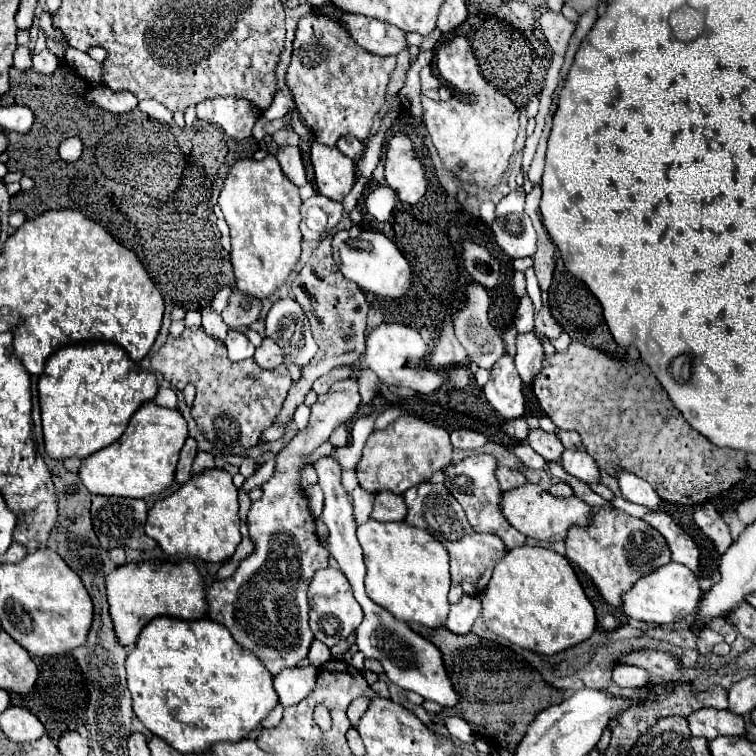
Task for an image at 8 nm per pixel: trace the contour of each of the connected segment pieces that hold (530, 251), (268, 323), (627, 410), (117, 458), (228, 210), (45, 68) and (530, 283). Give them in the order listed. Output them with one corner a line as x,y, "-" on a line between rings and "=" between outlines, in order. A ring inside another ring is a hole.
523,187
511,191
507,197
501,199
501,203
497,205
497,211
495,211
497,219
493,223
493,235
495,235
495,241
497,245
513,259
521,259
521,257
533,257
535,251
537,251
537,237
535,237
535,229
531,225
531,219
529,215
525,213
525,191
=
295,299
273,303
265,317
265,335
283,349
285,359
291,359
299,367
309,363
317,351
307,313
303,313
303,307
=
575,341
575,343
569,345
569,349
567,349
565,353
555,353
553,357
545,357
545,359
543,359
543,371
535,377
535,381
533,381
533,391
535,391
537,399
539,399
541,409
551,417
551,421
553,421
559,429
573,429
573,431
577,431
577,433
581,435
581,441
583,441
583,445
587,447
587,453
597,461
599,469
605,469
607,473
615,475
615,467
621,465
621,467
625,467
627,471
631,471
631,473
635,473
637,477
641,477
641,479
645,479
647,483
651,483
651,487
653,487
653,489
659,493
659,497
665,499
665,501
681,503
681,505
693,505
693,503
699,503
699,501
707,501
707,499
715,497
717,493
721,493
721,491
729,489
731,485
735,485
735,483
741,479
741,475
743,475
745,453
743,453
743,451
725,449
725,447
717,447
717,445
713,445
707,437
703,437
699,431
695,431
695,429
685,421
685,417
681,415
681,411
675,409
675,405
671,403
667,391
661,387
661,383
655,379
655,375
649,371
649,367
647,367
643,361
637,361
635,365
631,365
631,363
627,363
627,361
621,363
621,361
617,361
617,359
607,357
605,353
601,353
601,351
597,351
597,349
591,349
591,347
581,345
581,343
=
155,401
143,403
131,417
125,433
113,445
83,459
79,477
95,495
117,495
143,499
171,487
179,453
187,439
187,423
179,409
167,409
=
269,153
263,161
237,161
223,185
219,205
231,229
231,263
237,291
255,299
271,297
291,275
301,255
299,189
281,175
279,161
=
48,49
32,57
32,68
42,74
52,74
58,67
58,59
=
531,267
525,271
525,275
527,275
527,293
531,297
531,303
535,303
535,313
539,313
539,309
541,309
541,289
537,285
537,279
535,279

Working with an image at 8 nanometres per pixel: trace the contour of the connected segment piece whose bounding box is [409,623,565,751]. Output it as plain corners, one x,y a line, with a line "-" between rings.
416,623
409,625
422,637
433,641
433,645
443,653
443,665
451,677
453,689
459,693
459,703
453,709
473,725
481,727
479,735
497,747
515,751
515,745
521,741
531,717
535,717
539,709
565,699
563,689
551,687
535,667
527,665
519,653
501,643
481,639
475,633
455,635
445,627
430,629

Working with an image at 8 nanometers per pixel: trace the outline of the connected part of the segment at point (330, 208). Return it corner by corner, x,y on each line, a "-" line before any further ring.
315,193
313,197
309,197
307,201
303,201
303,211
307,209
307,207
311,207
311,205
319,205
327,215
329,215
329,223
327,225
331,225
331,227
335,227
339,221
341,221
341,217
343,217
343,203
337,203
337,201
331,201
329,197
323,197
323,195
319,195
319,193

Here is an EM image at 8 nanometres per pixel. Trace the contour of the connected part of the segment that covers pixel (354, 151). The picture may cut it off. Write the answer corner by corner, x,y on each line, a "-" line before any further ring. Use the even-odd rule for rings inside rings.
347,135
347,137
343,137
343,139
337,143
337,147
339,147
339,151
343,151
345,155
359,155
365,145
363,145
363,141
359,141
357,137

